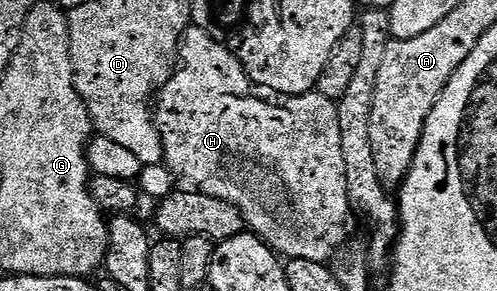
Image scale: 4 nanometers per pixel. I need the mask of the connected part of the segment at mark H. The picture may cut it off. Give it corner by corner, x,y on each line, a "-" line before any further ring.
194,26
188,27
183,34
183,43
179,50
181,63
169,78
164,88
159,89
157,99
153,104
155,123
159,125
161,142
163,143
163,158
166,167
174,173
180,181
188,180
188,185
194,186
206,196
221,198
237,210
241,210
244,223
254,235
265,241
280,257
287,260
308,260
318,264
327,264
344,247
343,239
347,236
347,219
352,219
353,209
349,198
349,182
345,178
345,157
341,151
341,122
339,121
339,105
336,101
322,96
317,90
307,92
303,96
290,97
291,108
274,108
255,96
247,96
253,91
253,85
243,63
234,51
227,49
228,45
221,40
215,40
205,30

